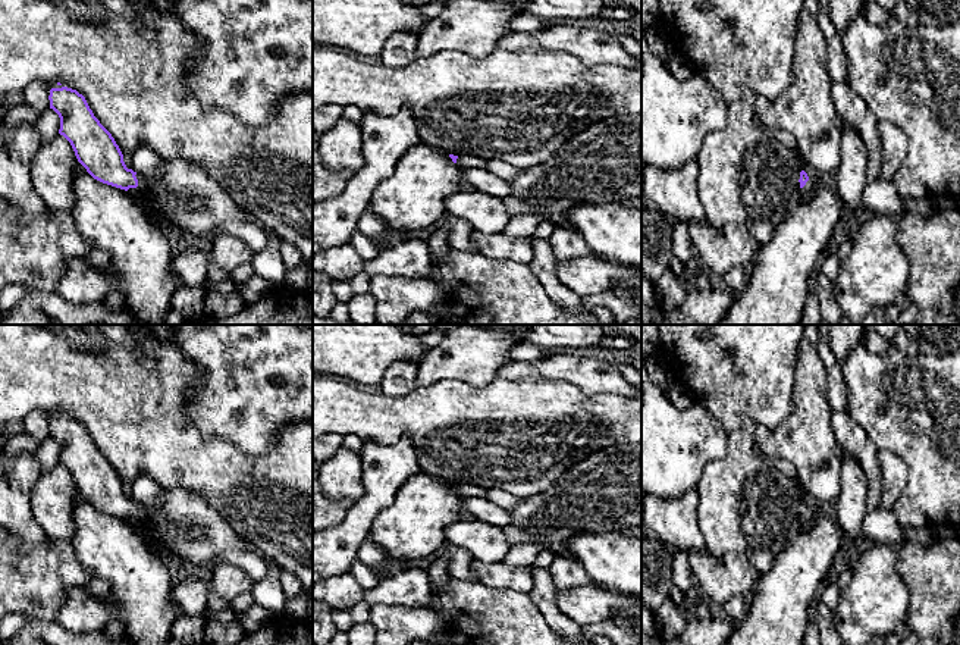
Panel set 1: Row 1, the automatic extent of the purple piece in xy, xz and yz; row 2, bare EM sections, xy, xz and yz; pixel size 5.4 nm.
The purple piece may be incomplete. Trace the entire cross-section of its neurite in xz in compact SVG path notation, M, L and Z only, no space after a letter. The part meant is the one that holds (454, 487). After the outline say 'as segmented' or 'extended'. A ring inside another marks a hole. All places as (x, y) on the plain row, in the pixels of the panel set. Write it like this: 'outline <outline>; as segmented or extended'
outline M449 483L454 492L457 492L461 498L468 498L468 497L480 497L484 498L486 489L476 486L473 483L467 485L454 485Z; extended

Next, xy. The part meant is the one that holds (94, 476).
outline M50 419L50 438L60 447L59 463L72 475L78 491L97 510L125 519L139 533L147 520L137 501L128 498L112 463L100 453L76 419Z; extended

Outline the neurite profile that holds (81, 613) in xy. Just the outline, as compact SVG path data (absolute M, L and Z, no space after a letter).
M72 588L57 613L56 621L72 633L103 632L112 619L109 601Z

